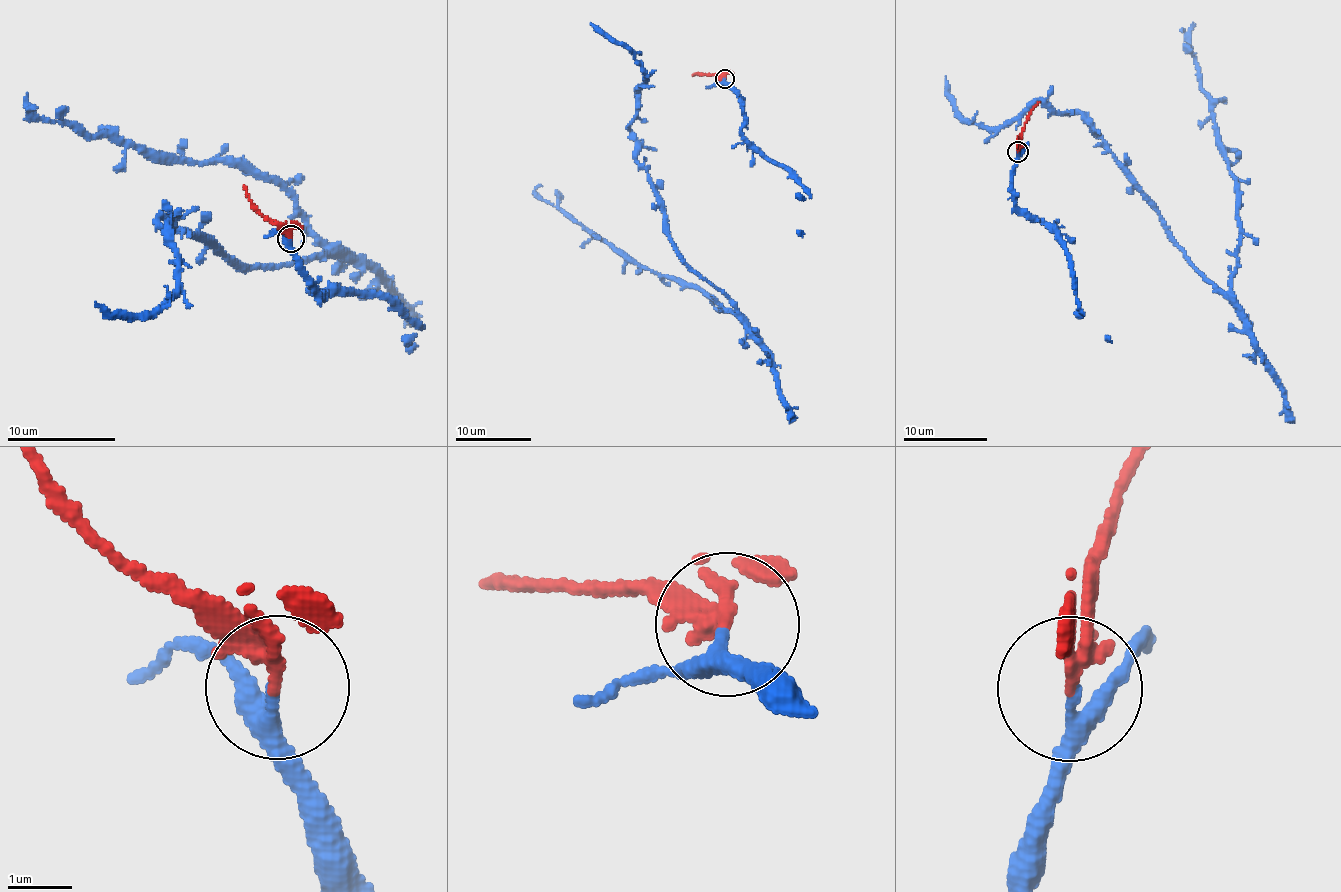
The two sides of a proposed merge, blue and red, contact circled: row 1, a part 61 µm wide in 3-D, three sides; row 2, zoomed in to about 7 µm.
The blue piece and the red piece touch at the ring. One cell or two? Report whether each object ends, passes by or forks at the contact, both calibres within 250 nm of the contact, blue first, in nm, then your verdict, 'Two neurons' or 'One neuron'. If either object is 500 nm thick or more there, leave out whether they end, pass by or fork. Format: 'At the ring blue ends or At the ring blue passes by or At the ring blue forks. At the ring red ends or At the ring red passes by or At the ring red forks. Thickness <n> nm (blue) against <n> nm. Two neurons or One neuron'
At the ring blue passes by. At the ring red passes by. Thickness 240 nm (blue) against 200 nm. Two neurons

